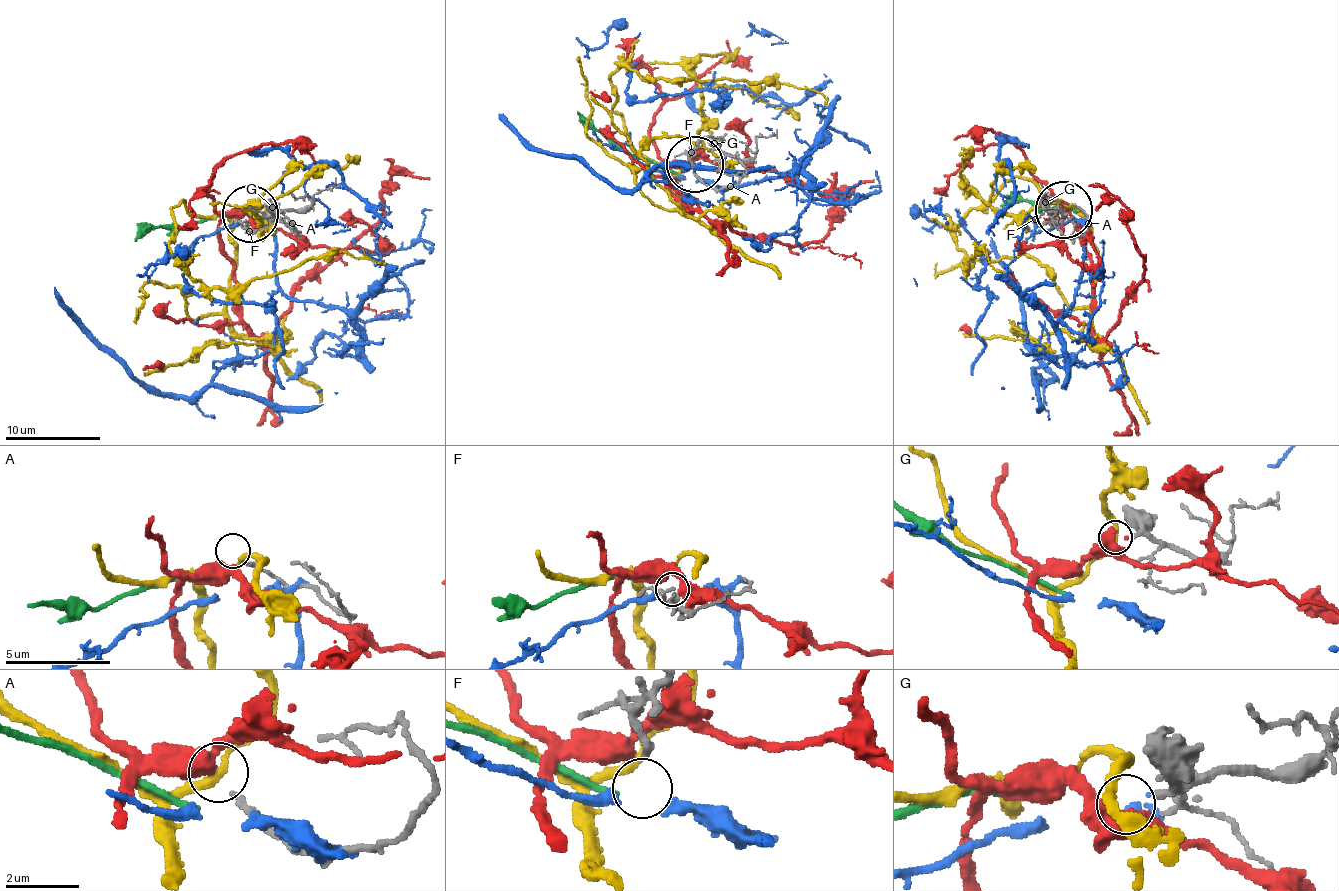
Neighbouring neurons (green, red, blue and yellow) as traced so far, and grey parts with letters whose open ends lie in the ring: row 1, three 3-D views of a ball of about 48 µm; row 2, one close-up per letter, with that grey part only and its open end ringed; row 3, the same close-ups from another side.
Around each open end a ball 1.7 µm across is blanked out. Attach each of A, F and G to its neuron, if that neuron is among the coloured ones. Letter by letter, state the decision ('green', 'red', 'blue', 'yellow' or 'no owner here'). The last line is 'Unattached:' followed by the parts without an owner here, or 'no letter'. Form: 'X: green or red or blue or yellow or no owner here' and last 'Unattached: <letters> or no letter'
A: no owner here
F: blue
G: no owner here
Unattached: A, G

